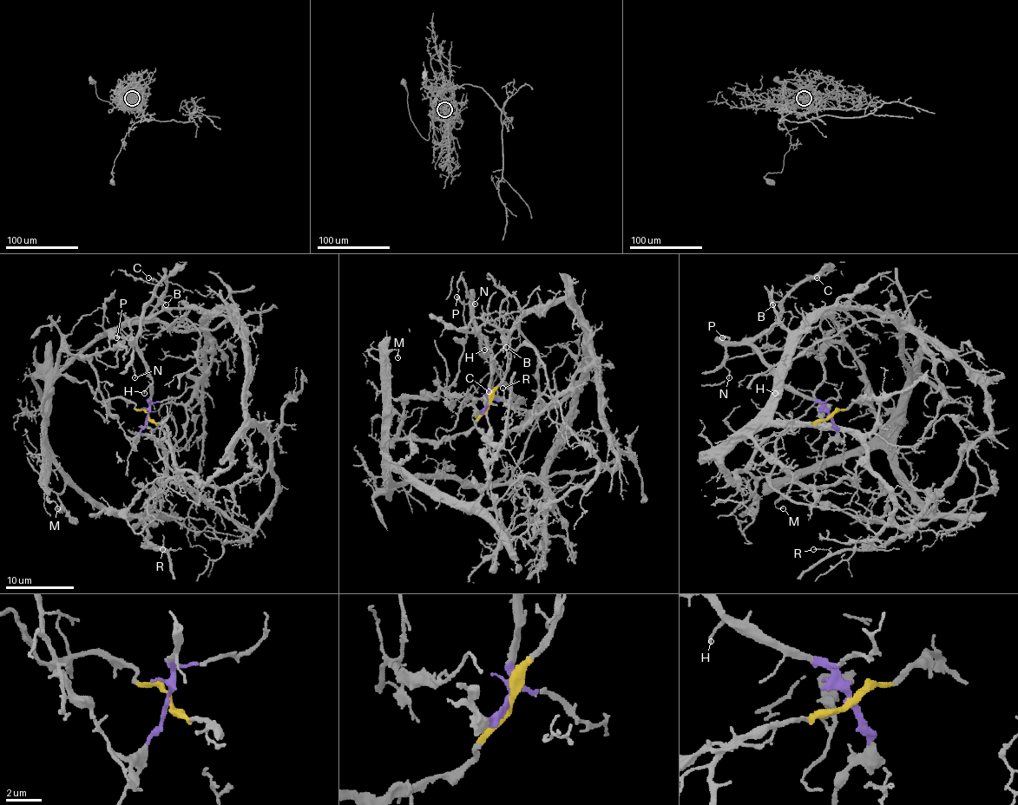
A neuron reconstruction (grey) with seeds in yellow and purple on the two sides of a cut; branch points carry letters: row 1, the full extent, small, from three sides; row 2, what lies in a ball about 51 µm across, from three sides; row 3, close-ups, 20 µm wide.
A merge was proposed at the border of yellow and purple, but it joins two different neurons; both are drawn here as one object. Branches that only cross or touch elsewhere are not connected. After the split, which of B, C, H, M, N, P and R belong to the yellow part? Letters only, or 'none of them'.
M, R

